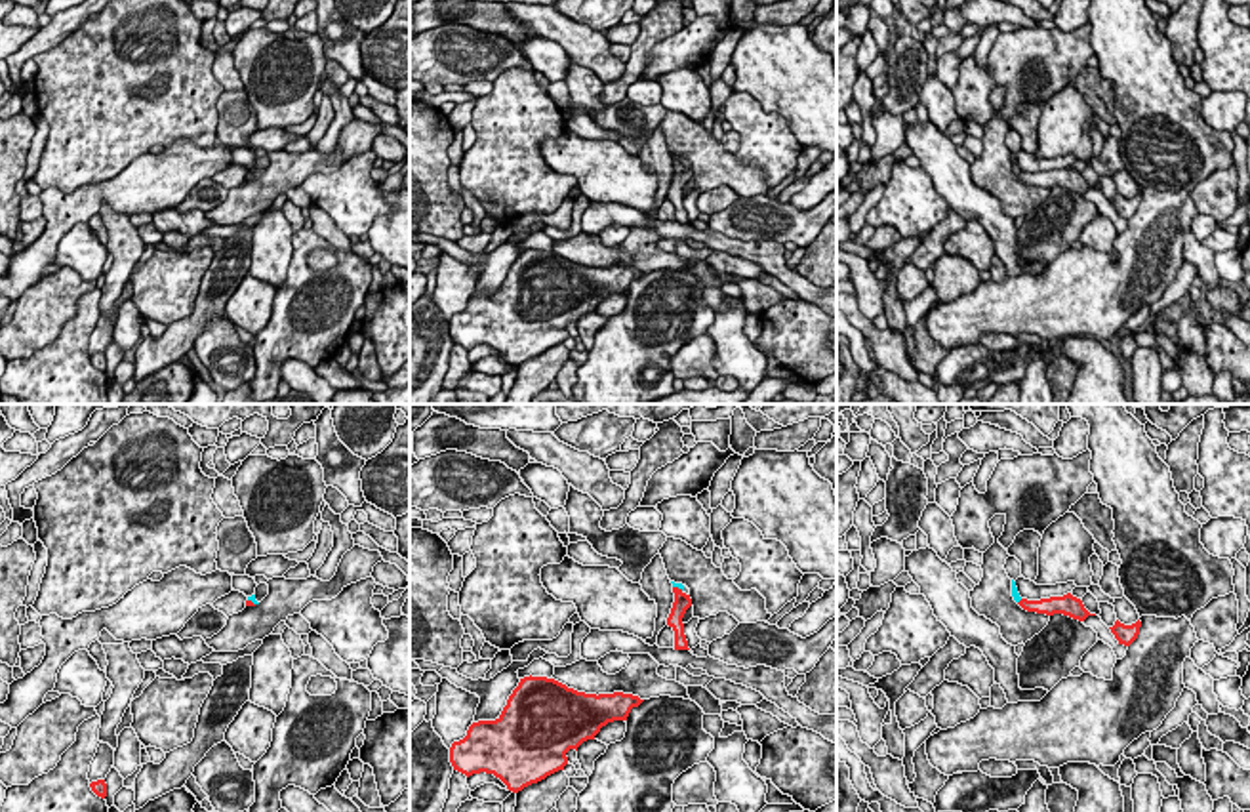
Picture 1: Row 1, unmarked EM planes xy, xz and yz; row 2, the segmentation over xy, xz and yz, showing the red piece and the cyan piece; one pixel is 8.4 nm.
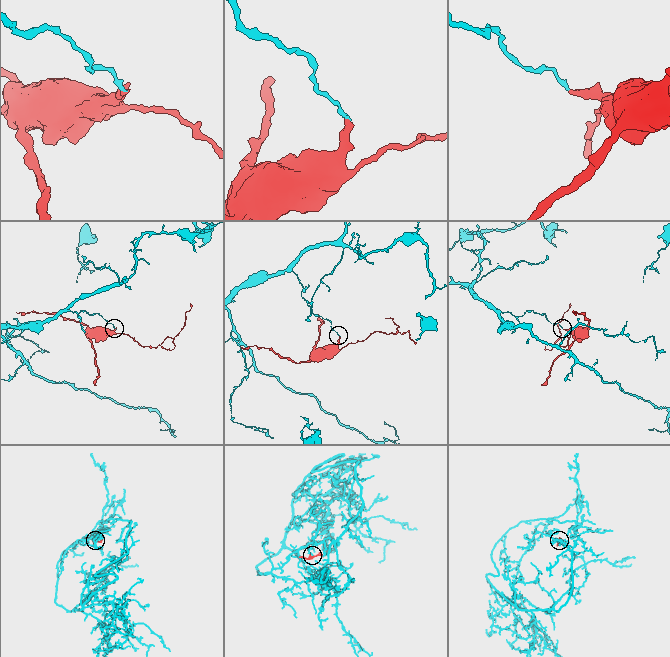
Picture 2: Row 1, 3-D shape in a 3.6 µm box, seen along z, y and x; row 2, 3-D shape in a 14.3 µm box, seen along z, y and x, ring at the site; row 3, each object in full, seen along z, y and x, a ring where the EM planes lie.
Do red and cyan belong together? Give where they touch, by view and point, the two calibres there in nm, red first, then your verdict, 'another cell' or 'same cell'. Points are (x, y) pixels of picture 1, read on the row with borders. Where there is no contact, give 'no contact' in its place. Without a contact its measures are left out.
xz (677, 588) | 140/50 nm | another cell

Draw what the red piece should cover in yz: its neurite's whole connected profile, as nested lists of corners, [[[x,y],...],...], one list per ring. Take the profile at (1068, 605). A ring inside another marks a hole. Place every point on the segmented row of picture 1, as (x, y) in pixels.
[[[1071,593],[1063,597],[1050,597],[1040,600],[1021,599],[1018,604],[1027,612],[1037,612],[1046,616],[1063,614],[1079,621],[1084,621],[1088,616],[1096,616],[1096,614],[1090,614],[1084,608],[1082,600],[1073,597]]]

